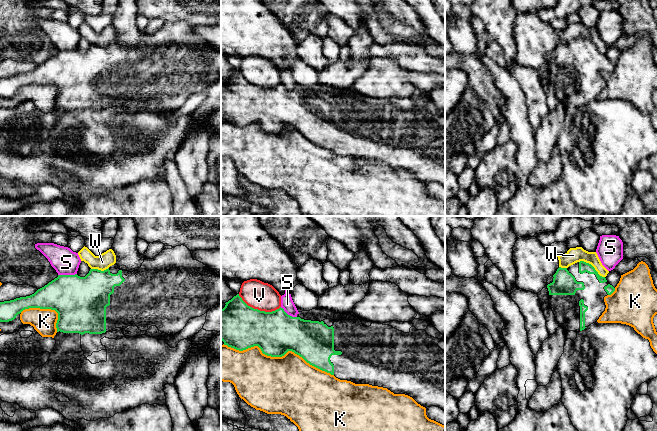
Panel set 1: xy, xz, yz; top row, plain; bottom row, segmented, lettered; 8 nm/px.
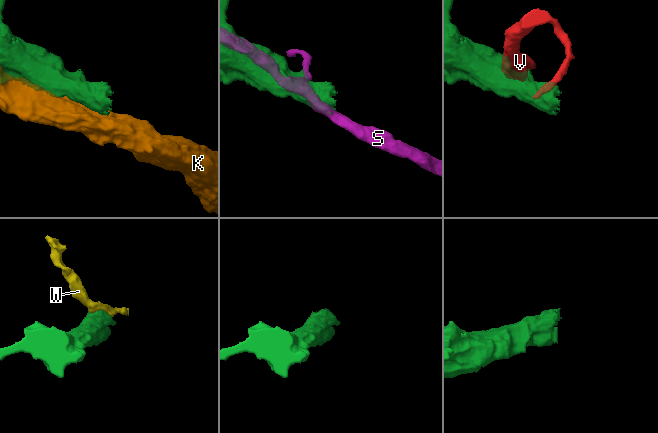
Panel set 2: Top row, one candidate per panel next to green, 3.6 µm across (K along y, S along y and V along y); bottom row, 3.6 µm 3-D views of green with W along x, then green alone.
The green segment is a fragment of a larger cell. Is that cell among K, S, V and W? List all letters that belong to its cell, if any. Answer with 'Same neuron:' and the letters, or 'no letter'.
Same neuron: no letter

